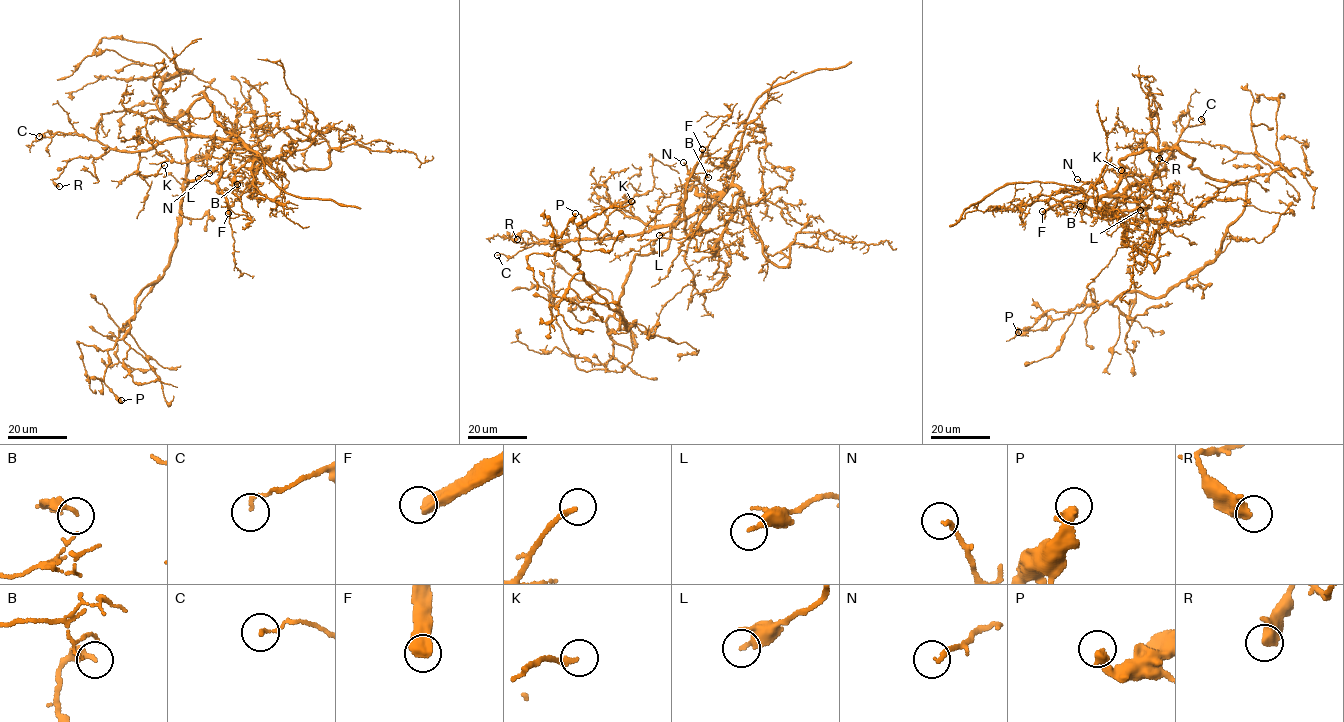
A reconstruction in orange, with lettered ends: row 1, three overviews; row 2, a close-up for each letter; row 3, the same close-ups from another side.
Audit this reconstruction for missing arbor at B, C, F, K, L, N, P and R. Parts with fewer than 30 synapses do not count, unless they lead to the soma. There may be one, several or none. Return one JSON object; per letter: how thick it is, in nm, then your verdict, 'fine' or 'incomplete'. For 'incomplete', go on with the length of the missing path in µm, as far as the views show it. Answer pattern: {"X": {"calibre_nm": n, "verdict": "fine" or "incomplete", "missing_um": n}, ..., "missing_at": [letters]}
{"B": {"calibre_nm": 180, "verdict": "fine"}, "C": {"calibre_nm": 130, "verdict": "fine"}, "F": {"calibre_nm": 500, "verdict": "incomplete", "missing_um": 70}, "K": {"calibre_nm": 200, "verdict": "fine"}, "L": {"calibre_nm": 240, "verdict": "fine"}, "N": {"calibre_nm": 170, "verdict": "incomplete", "missing_um": 15}, "P": {"calibre_nm": 400, "verdict": "fine"}, "R": {"calibre_nm": 480, "verdict": "fine"}, "missing_at": ["F", "N"]}

